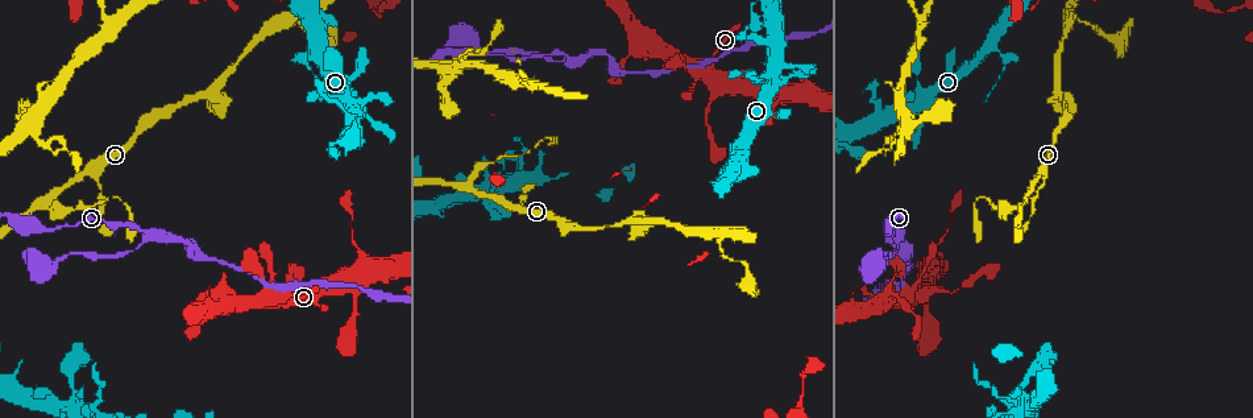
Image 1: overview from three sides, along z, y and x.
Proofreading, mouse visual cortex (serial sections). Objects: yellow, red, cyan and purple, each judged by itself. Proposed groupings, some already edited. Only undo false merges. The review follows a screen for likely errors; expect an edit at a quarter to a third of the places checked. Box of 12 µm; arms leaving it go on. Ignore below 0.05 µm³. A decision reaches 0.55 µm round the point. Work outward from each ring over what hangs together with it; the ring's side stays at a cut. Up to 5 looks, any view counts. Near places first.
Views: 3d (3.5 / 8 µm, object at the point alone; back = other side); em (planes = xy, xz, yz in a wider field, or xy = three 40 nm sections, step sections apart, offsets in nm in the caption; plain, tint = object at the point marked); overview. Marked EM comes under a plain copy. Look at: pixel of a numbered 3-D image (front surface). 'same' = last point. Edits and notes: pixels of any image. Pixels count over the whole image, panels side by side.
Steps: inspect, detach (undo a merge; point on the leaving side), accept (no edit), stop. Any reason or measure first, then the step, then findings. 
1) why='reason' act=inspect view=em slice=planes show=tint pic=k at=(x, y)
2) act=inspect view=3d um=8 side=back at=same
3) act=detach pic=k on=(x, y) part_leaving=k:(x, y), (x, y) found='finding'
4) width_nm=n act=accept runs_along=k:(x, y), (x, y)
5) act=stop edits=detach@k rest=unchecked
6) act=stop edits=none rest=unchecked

why='three-way junction' act=inspect view=3d um=3.5 side=back pic=1 at=(570, 59)

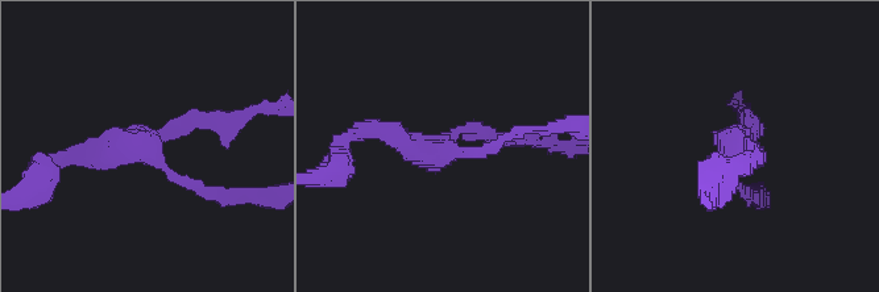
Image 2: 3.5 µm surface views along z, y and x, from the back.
arms=3 arm_widths_nm=150,150,250 why='shape alone is not enough' act=inspect view=em slice=xy step=3 show=tint pic=2 at=(738, 141)

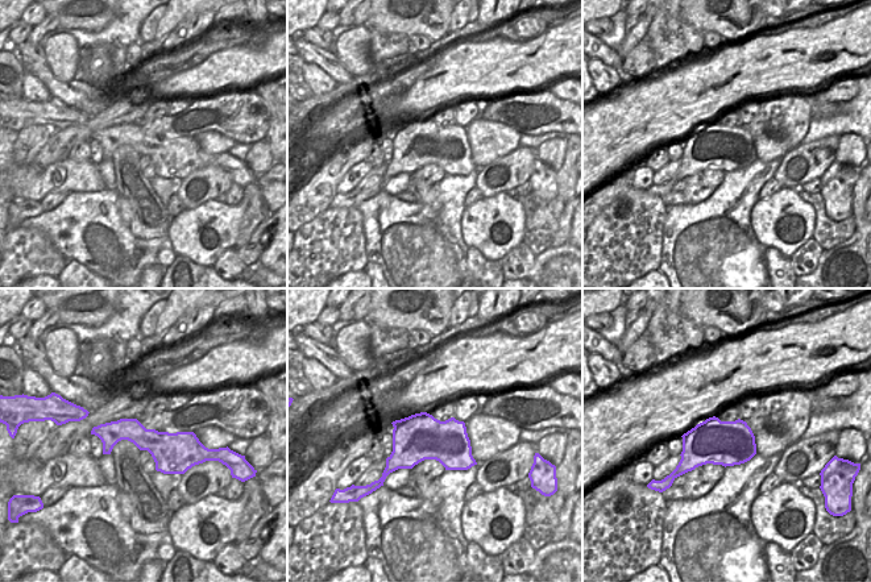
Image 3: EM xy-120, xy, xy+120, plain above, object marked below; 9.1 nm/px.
act=accept runs_along=2:(747, 122), (730, 155), (745, 191) found='one cell here'

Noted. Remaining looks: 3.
why='branch point' act=inspect view=3d um=3.5 pic=1 at=(1024, 200)

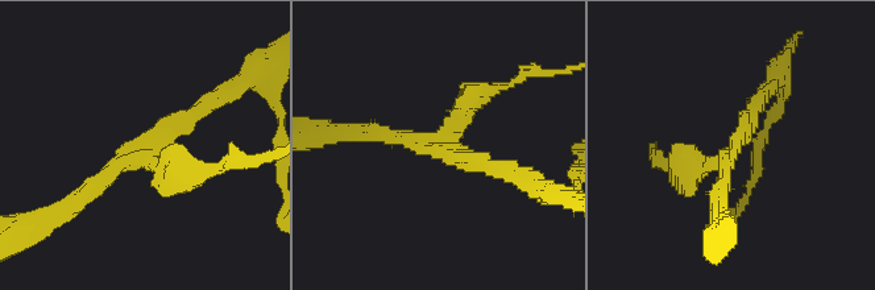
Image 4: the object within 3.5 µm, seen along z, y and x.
arms=3 arm_widths_nm=200,200,300 act=inspect view=em slice=xy step=2 show=tint pic=4 at=(154, 146)

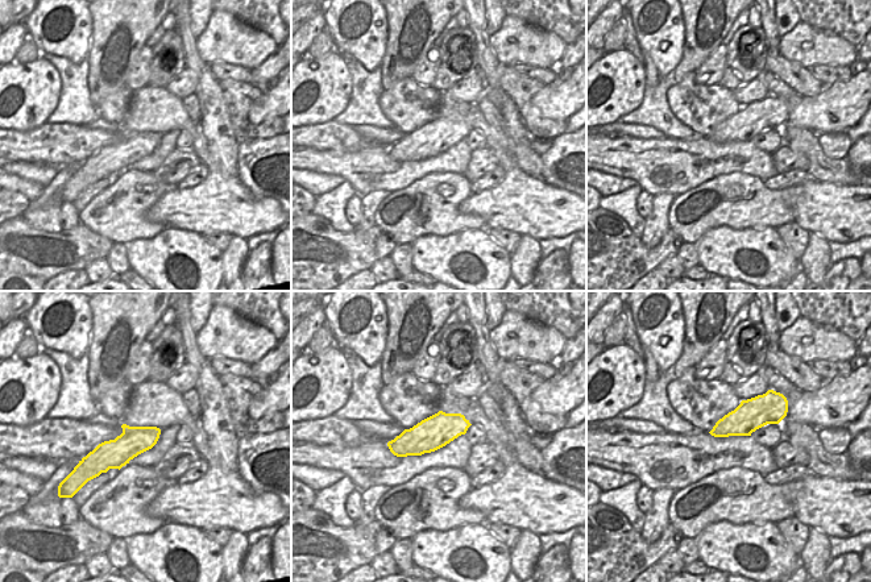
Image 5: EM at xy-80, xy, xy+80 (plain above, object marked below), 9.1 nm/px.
width_nm=300 act=detach pic=4 on=(194, 182) part_leaving=4:(164, 166), (200, 174), (269, 154) found='a second cell is stuck on'

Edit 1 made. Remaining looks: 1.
act=stop edits=detach@4 rest=unchecked

